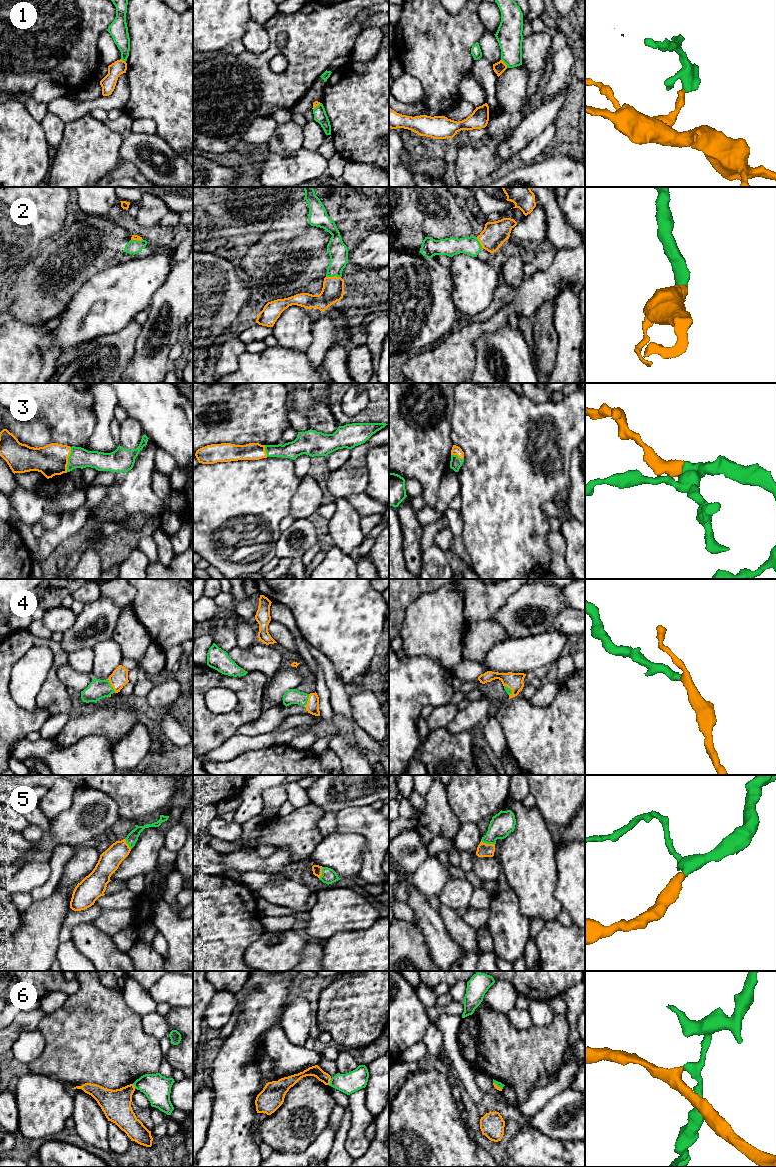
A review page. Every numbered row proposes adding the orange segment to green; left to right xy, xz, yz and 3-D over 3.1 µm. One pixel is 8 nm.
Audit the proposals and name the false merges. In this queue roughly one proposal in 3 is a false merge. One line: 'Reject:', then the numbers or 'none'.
Reject: 1, 6

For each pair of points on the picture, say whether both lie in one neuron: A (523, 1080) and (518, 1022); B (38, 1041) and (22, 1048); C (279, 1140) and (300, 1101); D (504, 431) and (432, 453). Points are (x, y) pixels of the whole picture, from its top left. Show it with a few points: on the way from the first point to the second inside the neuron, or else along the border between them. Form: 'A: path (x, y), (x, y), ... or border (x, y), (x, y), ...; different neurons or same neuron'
A: border (506, 1013), (515, 1027), (527, 1029), (532, 1026); different neurons
B: path (34, 1042), (26, 1048); same neuron
C: path (286, 1130), (297, 1119), (297, 1111); same neuron
D: border (450, 421), (449, 437), (453, 444); different neurons

